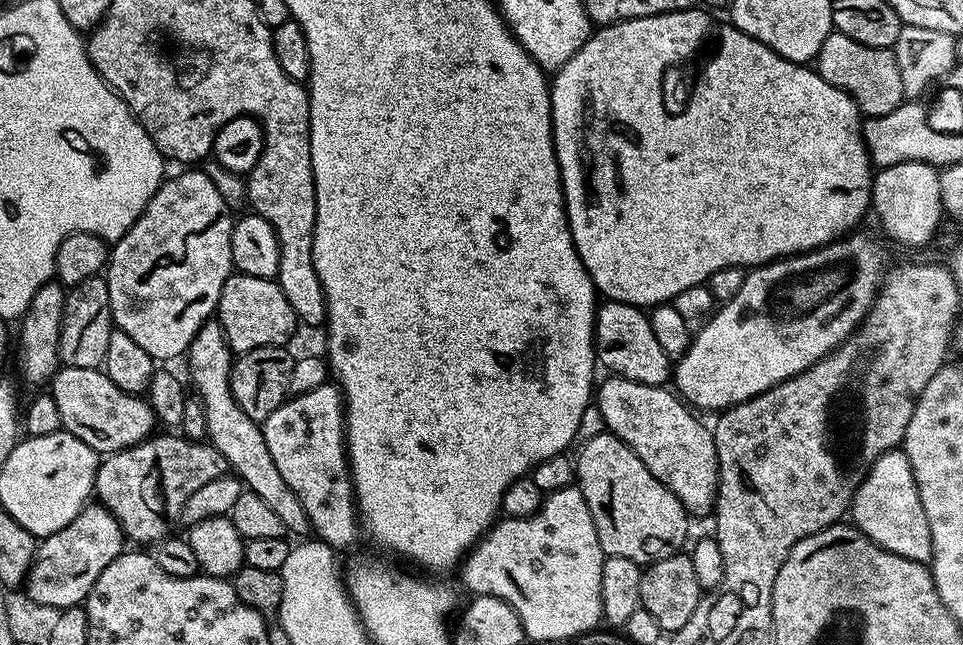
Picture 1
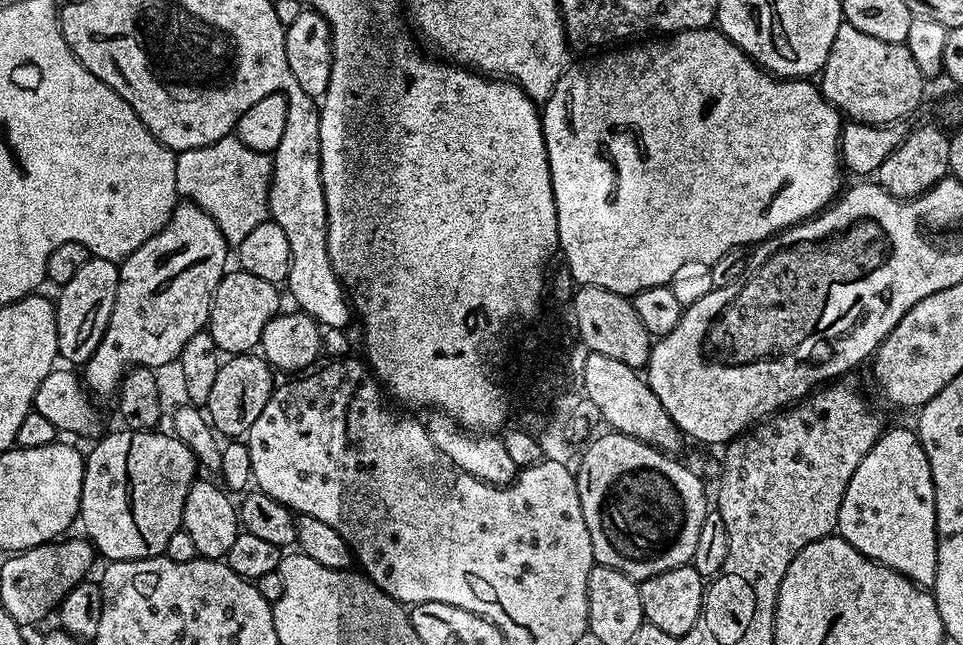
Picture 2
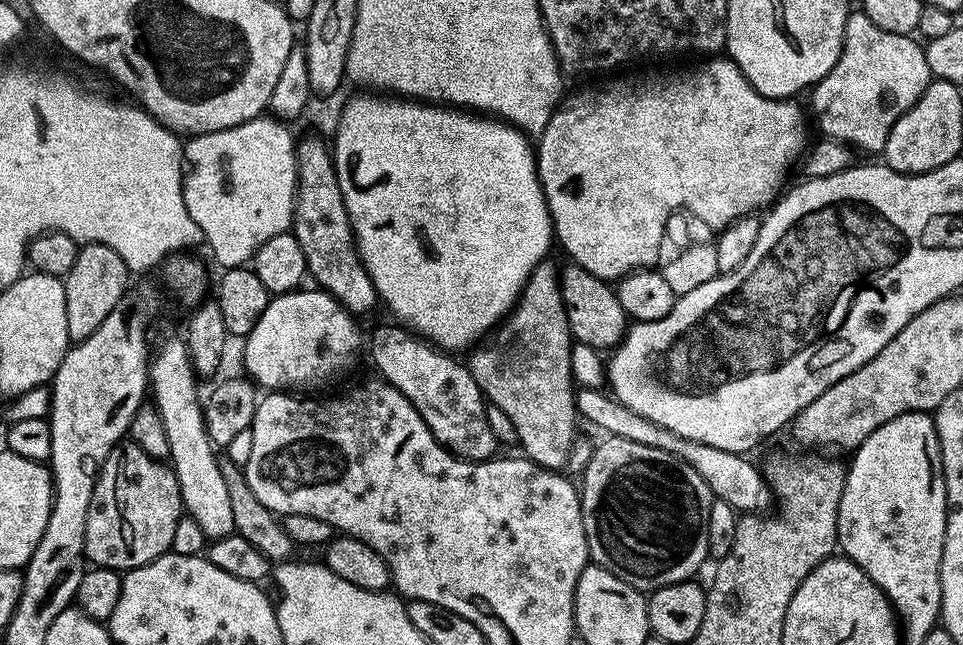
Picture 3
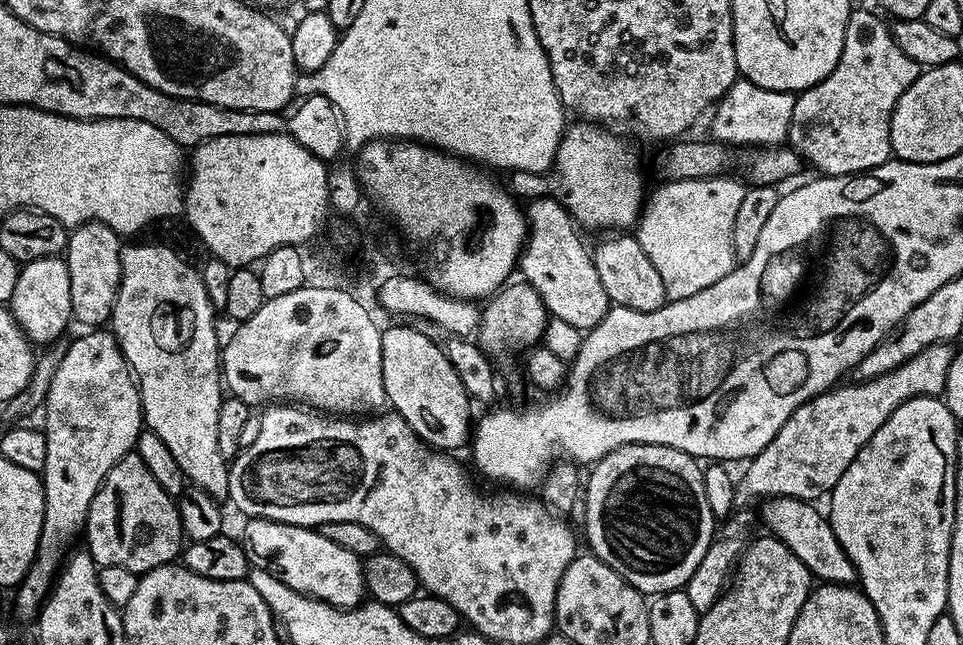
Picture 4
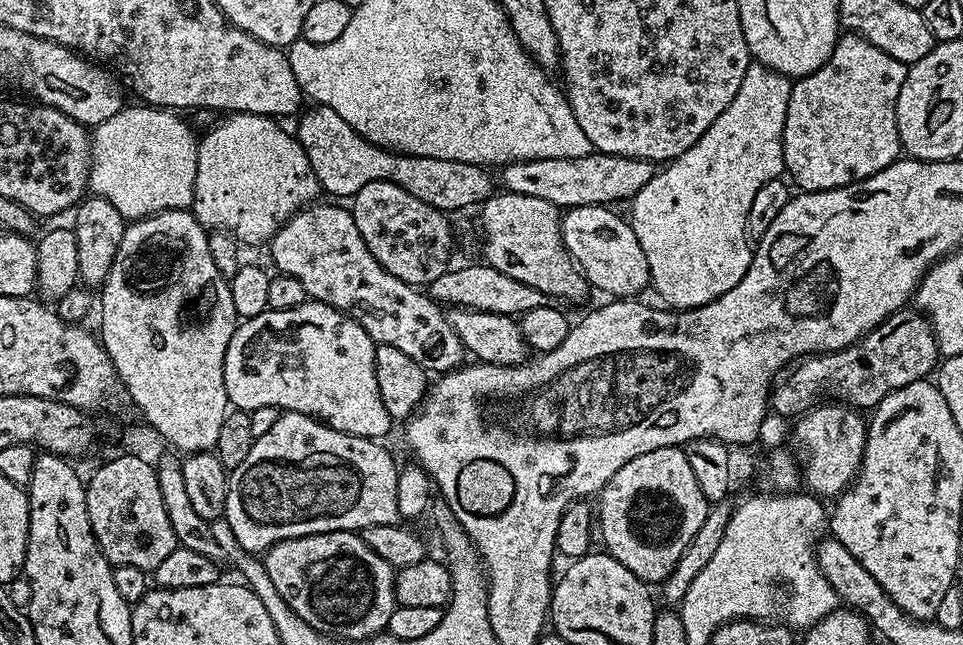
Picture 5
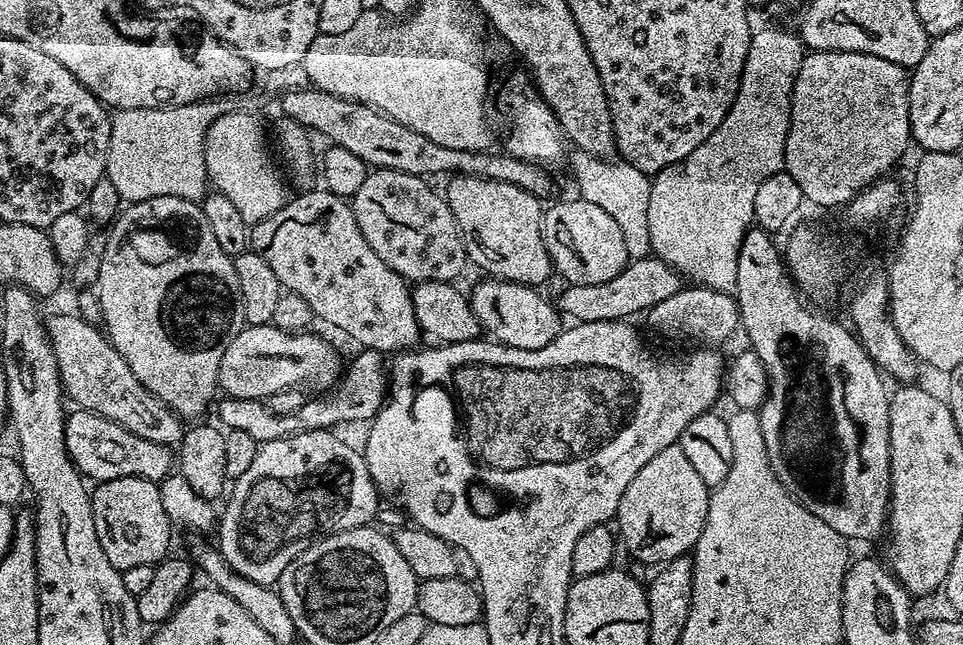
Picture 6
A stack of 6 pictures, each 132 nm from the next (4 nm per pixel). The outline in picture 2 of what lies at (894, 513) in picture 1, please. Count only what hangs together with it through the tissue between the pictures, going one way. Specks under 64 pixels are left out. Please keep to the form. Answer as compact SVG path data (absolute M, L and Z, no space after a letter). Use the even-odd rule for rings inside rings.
M911 427L892 428L889 432L888 429L881 431L874 446L866 454L866 458L858 462L858 470L854 470L854 478L850 478L850 486L846 486L846 494L842 498L836 523L839 535L866 558L892 568L907 580L919 584L921 588L931 589L935 585L938 554L936 553L934 482L930 474L930 462L926 458L926 450L922 450L922 442Z

